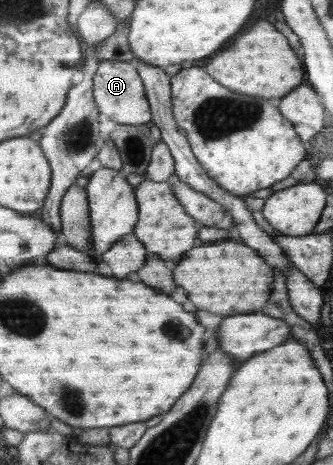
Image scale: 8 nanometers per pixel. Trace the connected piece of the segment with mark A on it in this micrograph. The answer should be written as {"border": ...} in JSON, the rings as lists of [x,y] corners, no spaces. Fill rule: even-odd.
{"border":[[[103,60],[93,78],[93,97],[99,114],[103,114],[118,125],[146,124],[150,122],[150,105],[144,94],[145,83],[137,67],[124,61]]]}

